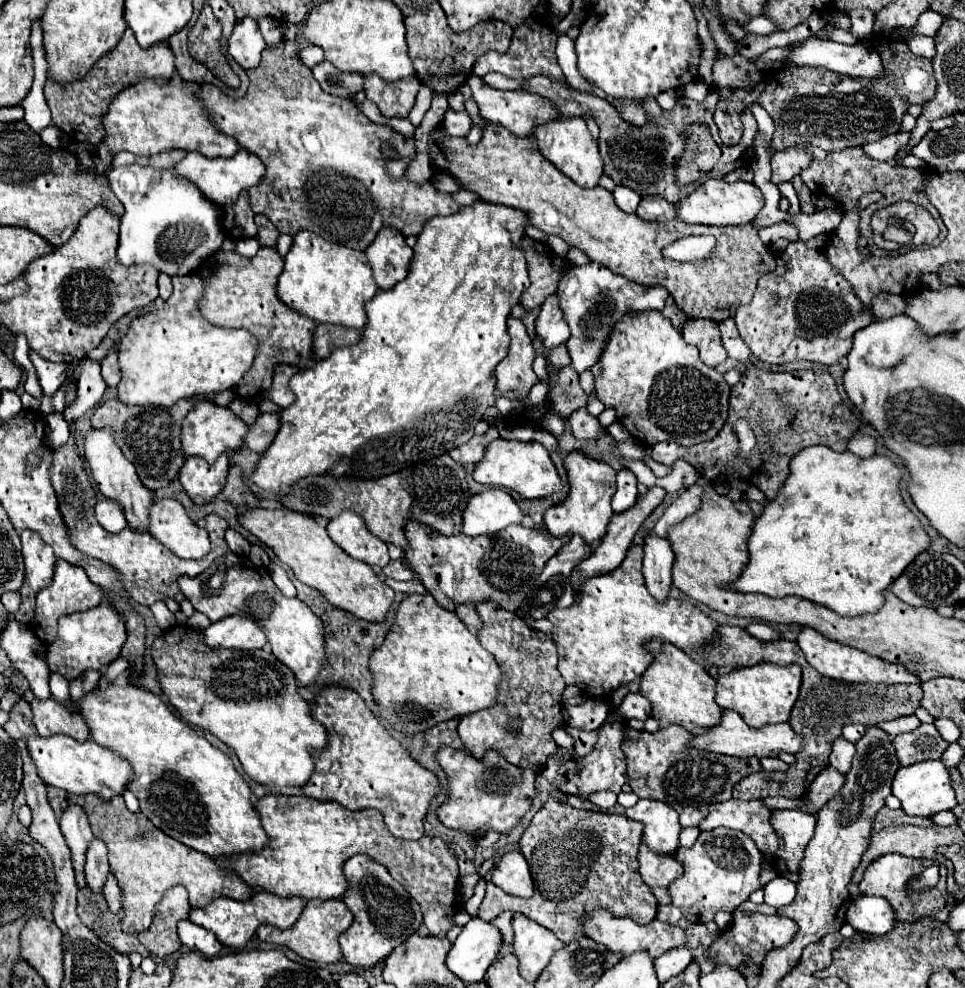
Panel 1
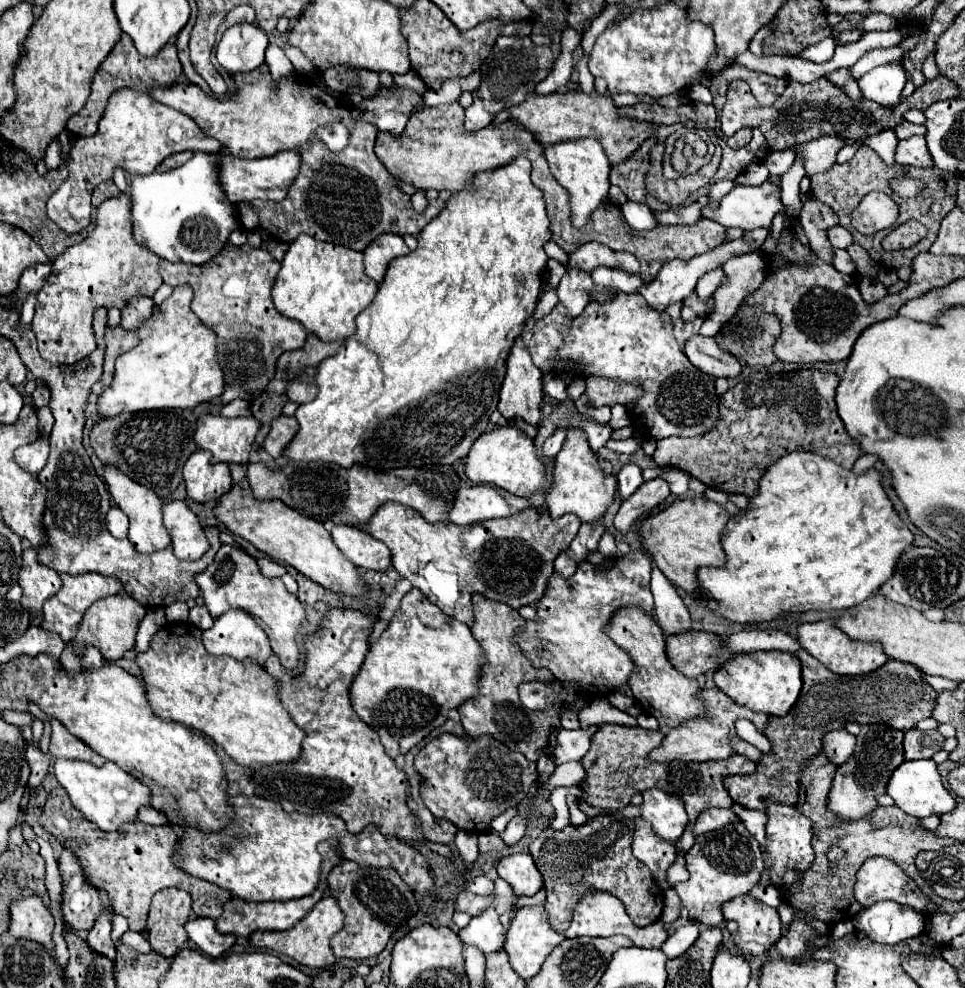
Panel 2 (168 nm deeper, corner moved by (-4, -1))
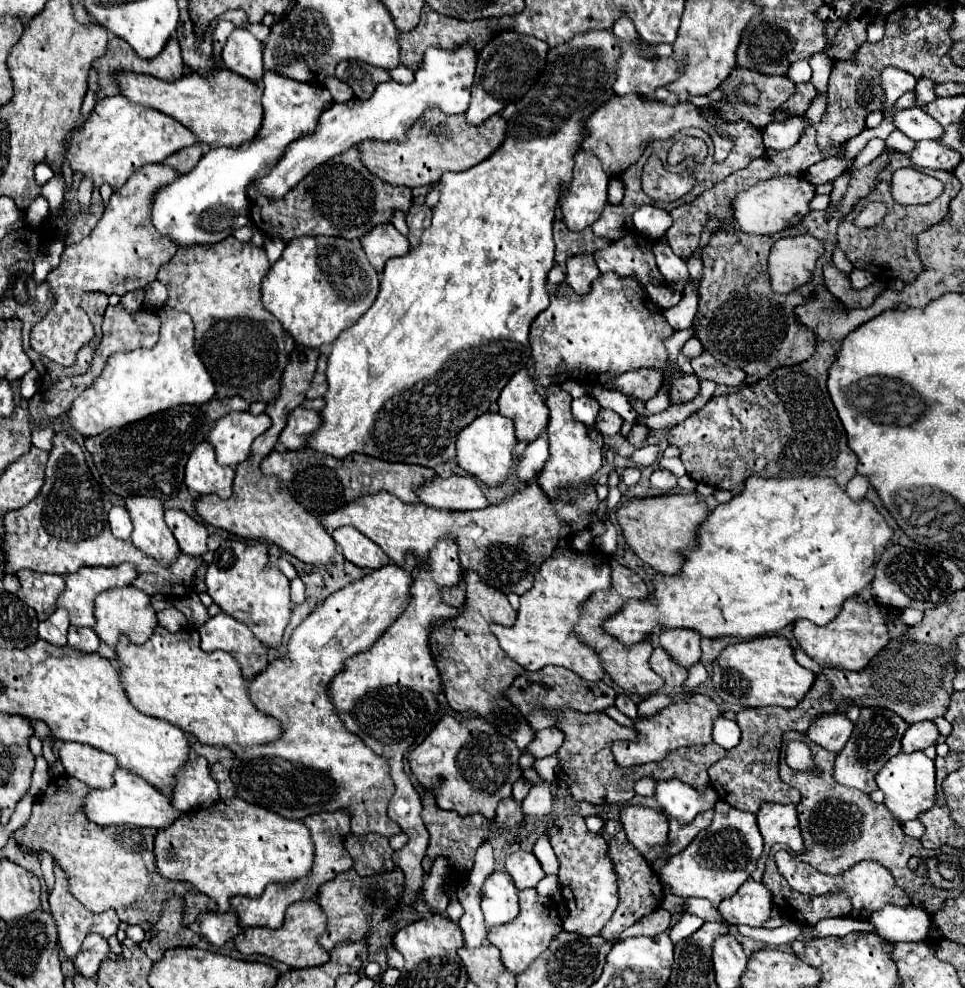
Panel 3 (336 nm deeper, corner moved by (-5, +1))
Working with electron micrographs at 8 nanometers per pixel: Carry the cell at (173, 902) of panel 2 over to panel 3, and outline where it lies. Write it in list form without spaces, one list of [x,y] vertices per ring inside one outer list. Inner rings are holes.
[[[172,897],[172,901],[168,901],[168,905],[164,907],[160,921],[146,933],[144,941],[140,943],[140,947],[152,961],[158,961],[164,955],[164,951],[170,947],[178,947],[178,945],[192,947],[200,941],[200,935],[196,935],[194,931],[182,925],[184,905],[180,903],[182,901],[178,897]]]

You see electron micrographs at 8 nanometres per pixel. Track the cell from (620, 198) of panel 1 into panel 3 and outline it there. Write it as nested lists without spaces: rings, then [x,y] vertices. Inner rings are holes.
[[[644,205],[640,207],[634,217],[634,227],[640,235],[644,235],[650,241],[656,241],[660,237],[664,237],[666,229],[672,227],[672,217],[666,209],[656,207],[656,205]]]

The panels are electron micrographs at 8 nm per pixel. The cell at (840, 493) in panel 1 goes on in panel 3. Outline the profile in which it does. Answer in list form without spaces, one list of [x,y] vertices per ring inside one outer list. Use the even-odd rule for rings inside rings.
[[[748,477],[742,493],[718,505],[698,527],[696,535],[696,545],[682,551],[684,565],[678,575],[656,575],[652,579],[654,595],[648,601],[628,601],[608,621],[608,633],[612,637],[620,637],[624,645],[634,645],[648,637],[648,633],[656,635],[660,629],[684,627],[706,639],[728,635],[750,639],[776,633],[796,619],[826,625],[840,613],[848,597],[856,597],[872,583],[874,565],[890,543],[892,529],[872,503],[854,503],[832,477]]]

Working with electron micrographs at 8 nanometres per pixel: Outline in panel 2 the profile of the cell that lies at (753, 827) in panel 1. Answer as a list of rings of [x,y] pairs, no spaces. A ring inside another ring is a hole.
[[[707,809],[699,815],[699,819],[693,827],[693,833],[701,835],[707,831],[715,831],[719,827],[727,827],[727,823],[733,823],[735,819],[737,819],[737,815],[731,809]]]

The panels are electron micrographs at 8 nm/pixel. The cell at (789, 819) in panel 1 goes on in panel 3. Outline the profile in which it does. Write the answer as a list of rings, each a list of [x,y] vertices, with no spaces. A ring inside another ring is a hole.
[[[764,803],[760,807],[760,811],[756,813],[756,817],[758,817],[760,833],[764,837],[764,851],[760,855],[756,871],[752,873],[752,879],[762,881],[764,863],[766,863],[766,857],[774,843],[784,843],[796,853],[804,853],[804,843],[802,843],[802,835],[800,835],[800,827],[798,827],[796,807]]]

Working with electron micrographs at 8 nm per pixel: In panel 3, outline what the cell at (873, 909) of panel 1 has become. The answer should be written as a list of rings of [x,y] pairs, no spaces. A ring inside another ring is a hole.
[[[886,905],[884,909],[872,913],[870,921],[874,923],[876,933],[888,943],[926,941],[928,929],[932,927],[932,917],[924,909],[914,905]]]

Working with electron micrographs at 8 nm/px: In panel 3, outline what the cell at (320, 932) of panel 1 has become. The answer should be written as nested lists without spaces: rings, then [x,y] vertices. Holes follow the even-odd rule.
[[[314,899],[298,901],[296,905],[290,905],[286,909],[286,919],[284,919],[284,925],[280,929],[268,929],[268,927],[250,927],[250,929],[244,929],[234,939],[234,947],[236,947],[236,951],[240,951],[244,955],[258,953],[258,955],[272,957],[276,961],[286,963],[292,969],[316,967],[316,965],[328,963],[328,959],[330,959],[328,951],[324,951],[318,945],[318,935],[324,931],[324,925],[326,925],[324,913],[322,913],[320,905]]]

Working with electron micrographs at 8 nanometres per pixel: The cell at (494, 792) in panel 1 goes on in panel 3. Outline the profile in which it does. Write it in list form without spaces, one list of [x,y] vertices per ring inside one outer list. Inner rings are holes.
[[[452,715],[442,717],[432,733],[408,755],[408,763],[418,781],[432,789],[440,809],[450,809],[460,815],[480,813],[492,819],[500,799],[512,795],[512,783],[522,777],[518,765],[520,749],[512,739],[500,735],[488,721],[470,717],[458,721]]]

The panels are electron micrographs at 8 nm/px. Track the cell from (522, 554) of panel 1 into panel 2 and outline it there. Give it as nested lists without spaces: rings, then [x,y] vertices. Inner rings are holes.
[[[385,503],[371,517],[367,531],[391,549],[393,567],[399,571],[401,577],[409,579],[413,587],[417,587],[431,603],[435,603],[441,611],[445,611],[445,615],[455,617],[465,625],[471,625],[473,623],[471,597],[475,593],[485,595],[487,599],[493,601],[501,601],[513,609],[521,609],[523,605],[537,605],[537,601],[547,591],[549,577],[553,575],[553,559],[569,547],[579,527],[581,521],[575,515],[563,515],[559,519],[551,519],[547,513],[541,515],[537,509],[519,511],[507,519],[491,519],[487,523],[461,527],[455,523],[429,523],[411,507]]]

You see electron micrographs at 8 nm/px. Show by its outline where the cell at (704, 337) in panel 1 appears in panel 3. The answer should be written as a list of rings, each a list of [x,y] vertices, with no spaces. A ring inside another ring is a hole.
[[[702,353],[700,357],[692,359],[692,369],[694,369],[694,375],[700,381],[710,379],[710,381],[714,381],[718,385],[734,385],[736,387],[746,379],[746,373],[742,369],[724,367],[710,353]]]

